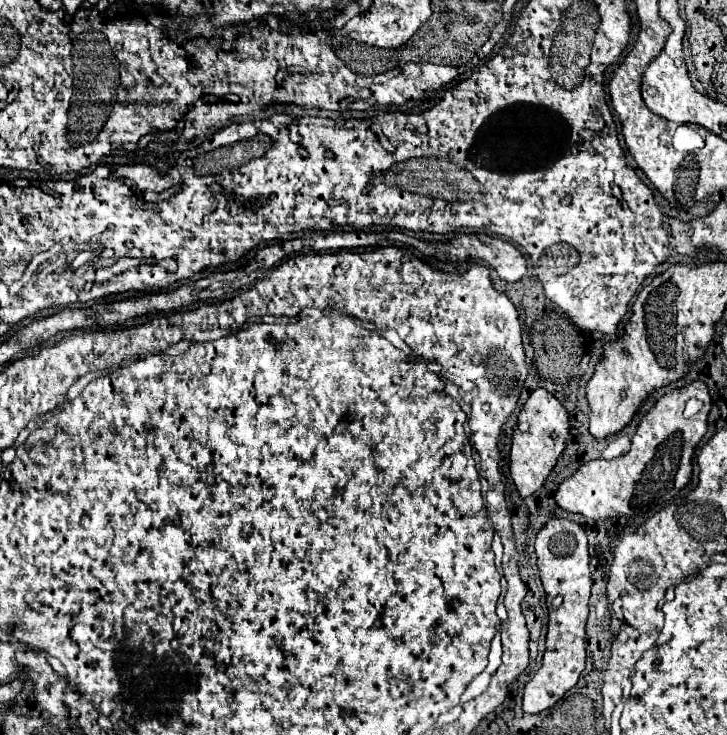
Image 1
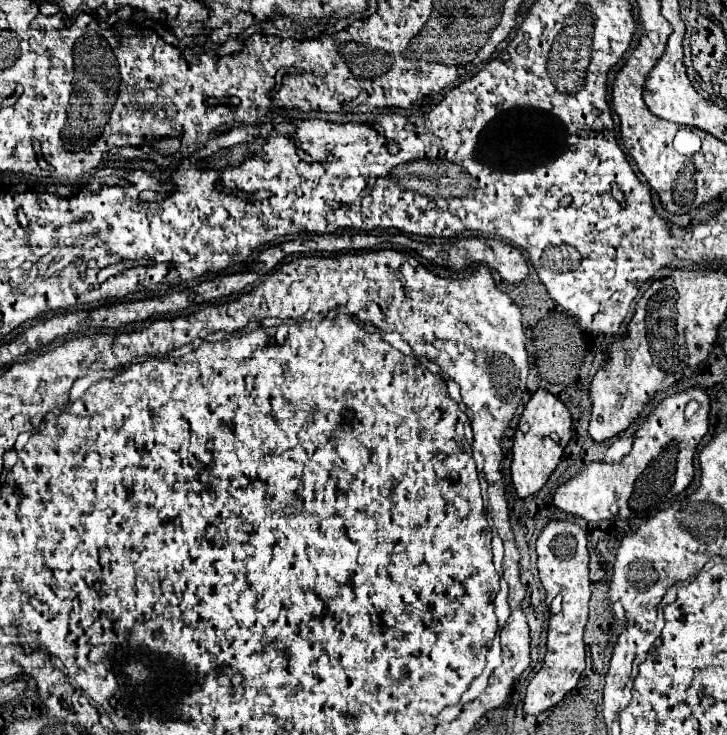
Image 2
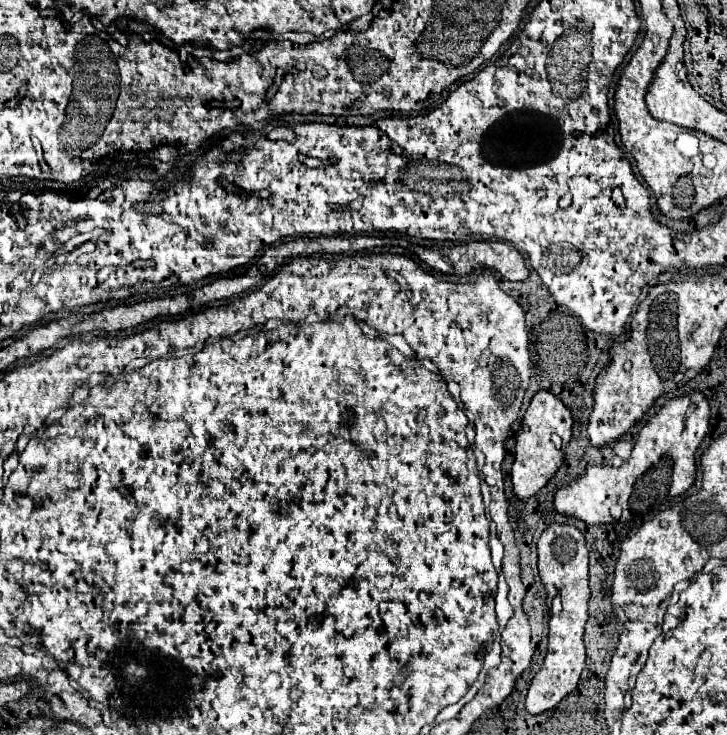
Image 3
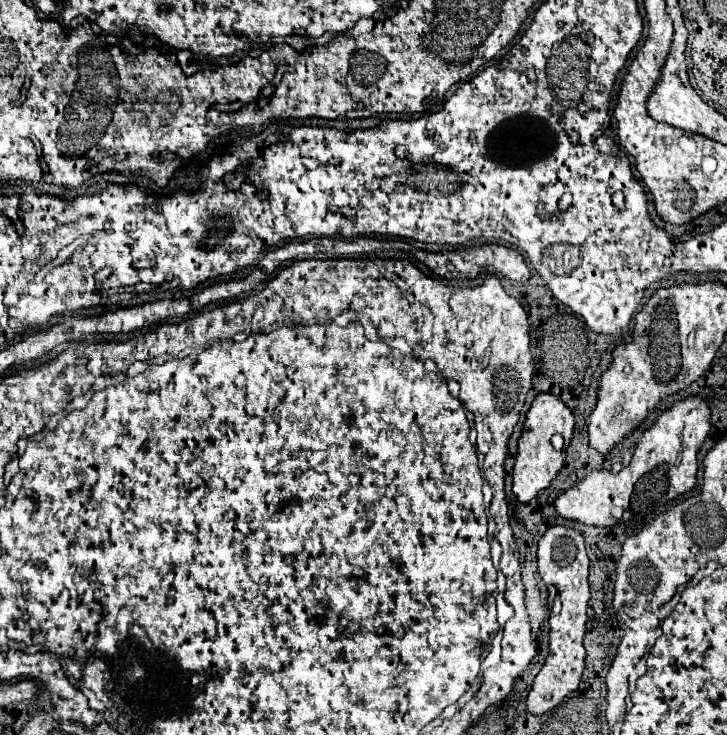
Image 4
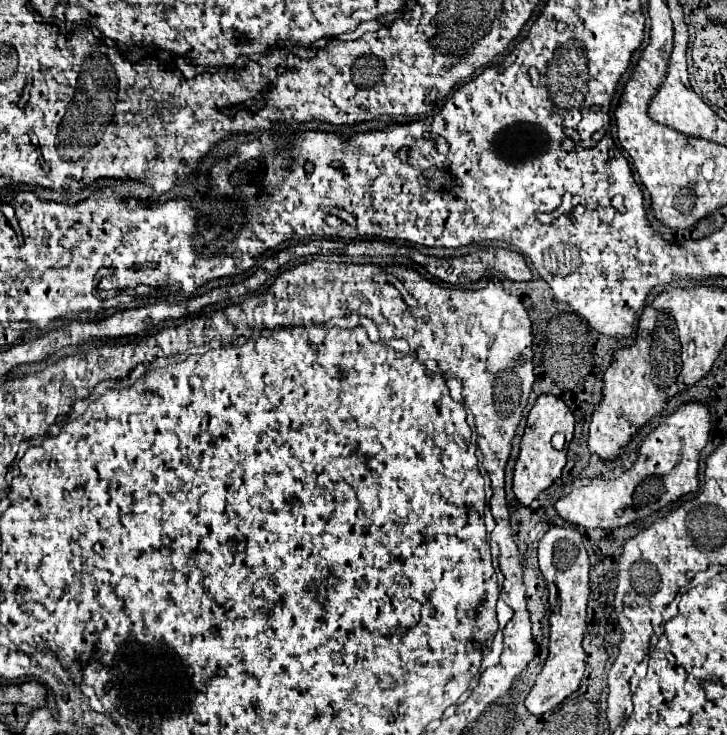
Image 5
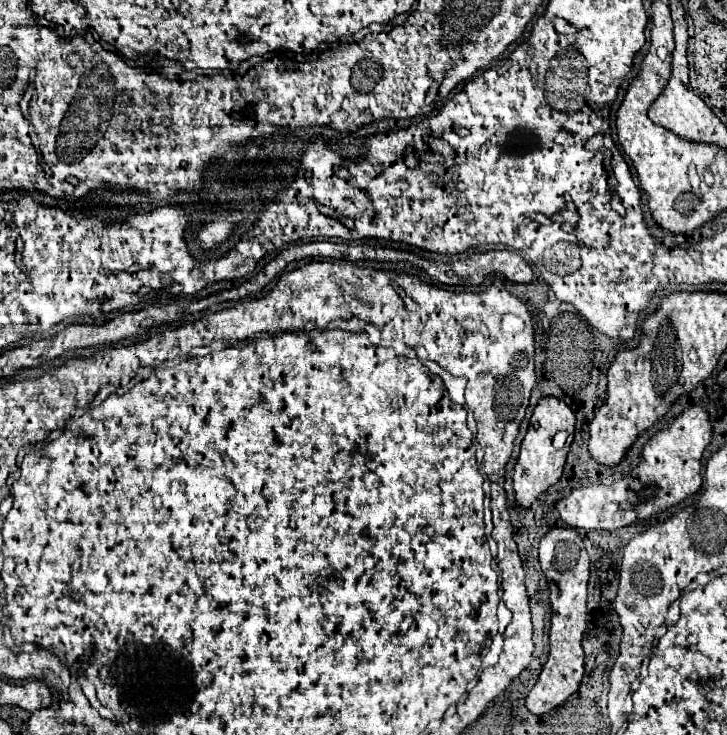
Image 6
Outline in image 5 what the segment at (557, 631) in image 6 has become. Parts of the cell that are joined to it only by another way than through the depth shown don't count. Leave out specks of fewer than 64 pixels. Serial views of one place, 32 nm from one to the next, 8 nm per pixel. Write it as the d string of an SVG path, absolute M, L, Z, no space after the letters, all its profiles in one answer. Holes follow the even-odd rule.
M552 526L538 546L538 562L540 572L548 582L550 600L552 606L558 606L550 616L550 654L542 668L542 672L536 678L536 684L532 686L526 708L532 714L544 714L552 708L556 708L560 702L564 702L572 692L578 690L582 674L584 674L584 648L582 648L582 636L587 626L588 603L588 554L582 544L582 534L570 526Z

